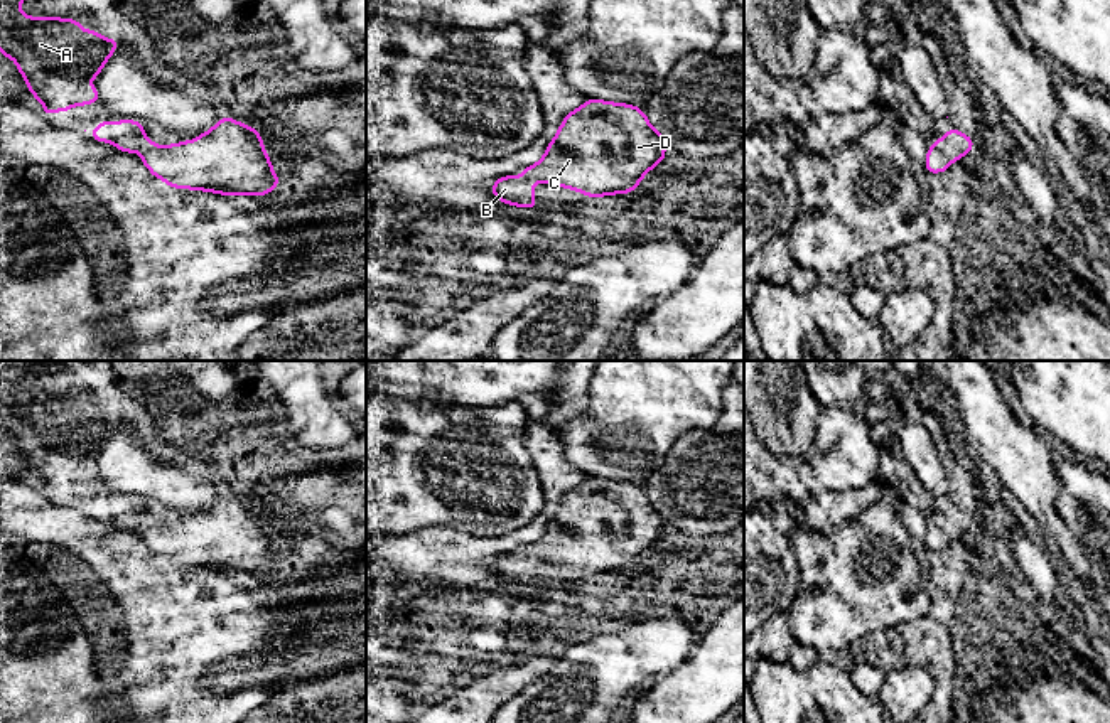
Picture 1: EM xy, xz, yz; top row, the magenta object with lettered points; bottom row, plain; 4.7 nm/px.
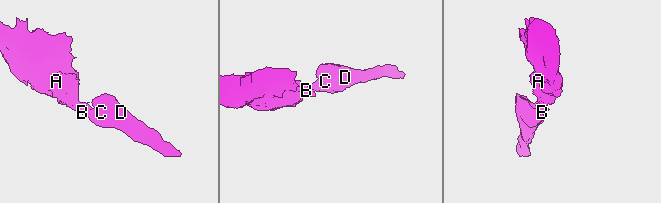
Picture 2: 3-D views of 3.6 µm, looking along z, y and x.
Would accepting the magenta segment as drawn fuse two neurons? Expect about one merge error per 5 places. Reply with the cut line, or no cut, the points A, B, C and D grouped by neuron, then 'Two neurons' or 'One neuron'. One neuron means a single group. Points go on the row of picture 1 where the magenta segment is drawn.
No split. Groups: A B C D. One neuron

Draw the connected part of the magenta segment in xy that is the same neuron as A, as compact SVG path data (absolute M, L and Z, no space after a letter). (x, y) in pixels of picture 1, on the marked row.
M0 0L0 54L17 62L29 91L44 104L44 115L49 118L54 111L98 103L98 86L83 81L98 79L105 62L120 46L118 39L103 39L98 30L84 30L76 19L30 19L17 7L20 2Z

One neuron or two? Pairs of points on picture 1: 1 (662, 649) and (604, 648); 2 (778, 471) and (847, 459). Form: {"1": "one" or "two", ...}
{"1": "one", "2": "one"}

